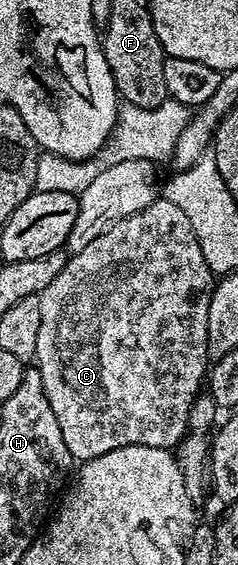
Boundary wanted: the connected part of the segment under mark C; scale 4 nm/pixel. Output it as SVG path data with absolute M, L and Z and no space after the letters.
M156 199L149 203L137 215L129 215L109 231L97 235L89 247L80 253L68 256L57 279L50 281L39 294L41 303L41 325L37 336L34 368L41 371L41 383L45 383L45 399L49 399L49 407L53 407L53 415L57 415L57 424L61 427L61 435L65 438L65 447L76 462L93 460L106 452L130 445L174 450L188 432L190 408L195 397L205 385L209 373L207 356L207 336L209 335L209 303L211 293L217 282L216 274L211 272L205 255L201 253L201 243L197 243L197 235L193 231L193 223L189 223L189 215L177 207L177 203L166 199Z

